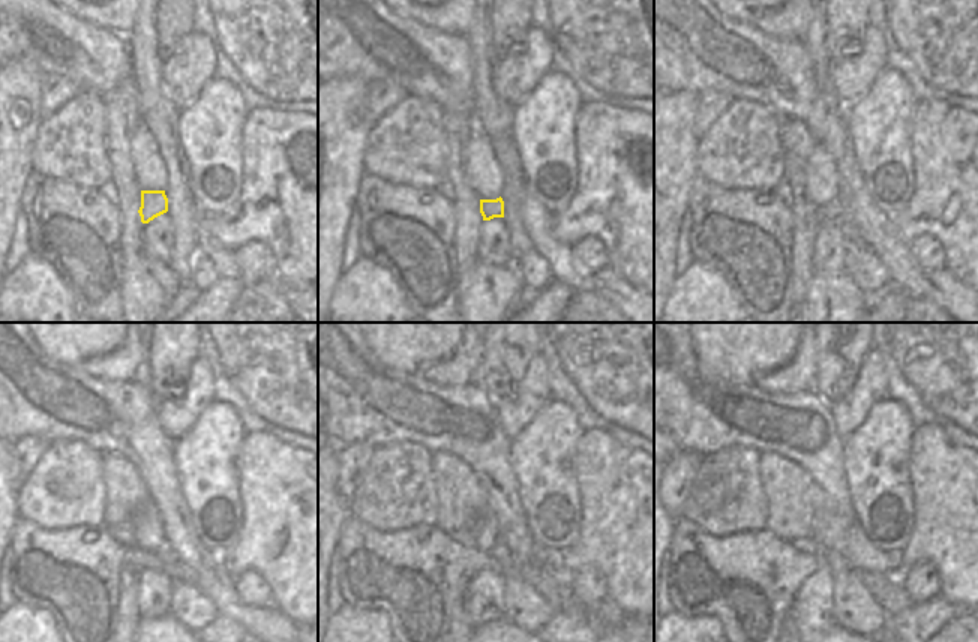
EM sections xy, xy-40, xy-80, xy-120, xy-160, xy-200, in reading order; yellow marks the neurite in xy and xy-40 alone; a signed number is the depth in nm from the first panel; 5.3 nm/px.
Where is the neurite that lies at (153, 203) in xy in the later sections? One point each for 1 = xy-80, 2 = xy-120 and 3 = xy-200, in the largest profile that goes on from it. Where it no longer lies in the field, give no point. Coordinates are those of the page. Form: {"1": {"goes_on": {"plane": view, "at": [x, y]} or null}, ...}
{"1": {"goes_on": {"plane": "xy-80", "at": [831, 213]}}, "2": {"goes_on": {"plane": "xy-120", "at": [165, 548]}}, "3": {"goes_on": {"plane": "xy-200", "at": [855, 609]}}}

